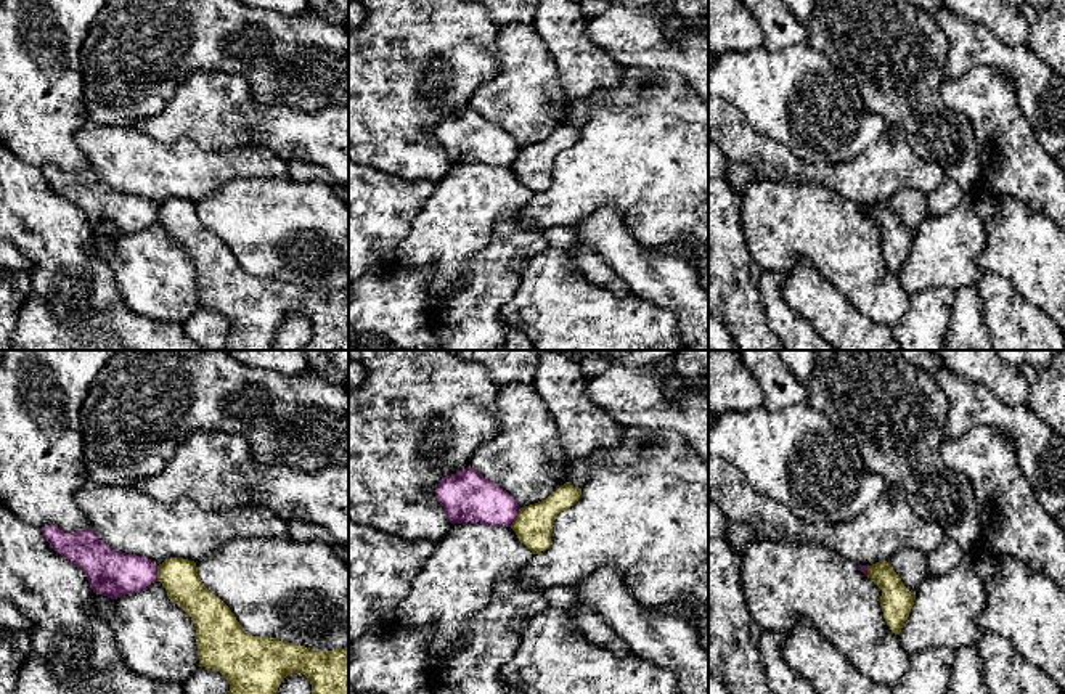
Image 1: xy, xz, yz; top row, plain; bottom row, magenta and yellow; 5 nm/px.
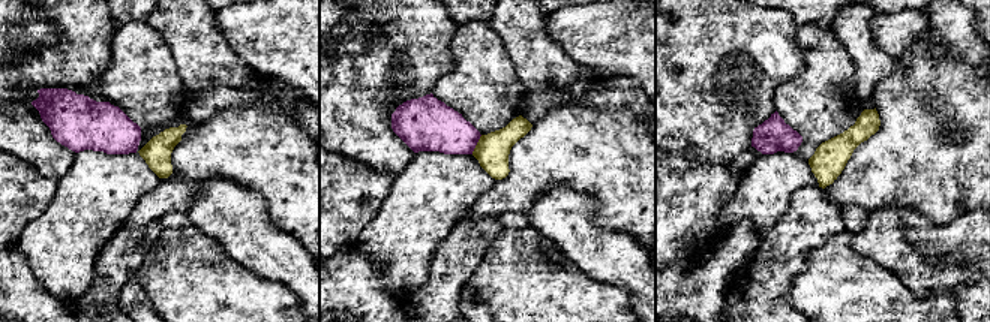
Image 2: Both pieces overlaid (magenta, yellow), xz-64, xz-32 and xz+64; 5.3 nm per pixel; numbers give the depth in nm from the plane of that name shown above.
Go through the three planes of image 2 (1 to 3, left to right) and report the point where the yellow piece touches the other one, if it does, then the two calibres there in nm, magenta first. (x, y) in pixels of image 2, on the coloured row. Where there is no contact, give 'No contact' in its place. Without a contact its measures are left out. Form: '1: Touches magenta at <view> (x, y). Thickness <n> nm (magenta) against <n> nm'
1: No contact
2: Touches magenta at xz-32 (476, 144). Thickness 260 nm (magenta) against 180 nm
3: No contact

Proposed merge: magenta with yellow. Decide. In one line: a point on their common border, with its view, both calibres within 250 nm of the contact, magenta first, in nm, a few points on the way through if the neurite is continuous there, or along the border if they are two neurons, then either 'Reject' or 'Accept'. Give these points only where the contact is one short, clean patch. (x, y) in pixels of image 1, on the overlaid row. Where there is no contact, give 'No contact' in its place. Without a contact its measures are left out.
Touches magenta at xz (516, 516). Thickness 240 nm (magenta) against 190 nm. Boundary: xz (521, 508), (510, 526). Reject

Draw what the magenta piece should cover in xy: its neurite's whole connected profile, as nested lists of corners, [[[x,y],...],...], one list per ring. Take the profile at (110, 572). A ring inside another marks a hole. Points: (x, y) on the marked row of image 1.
[[[45,525],[40,530],[56,553],[85,572],[96,594],[117,599],[157,582],[156,562],[112,549],[92,527],[71,533],[56,525]]]

